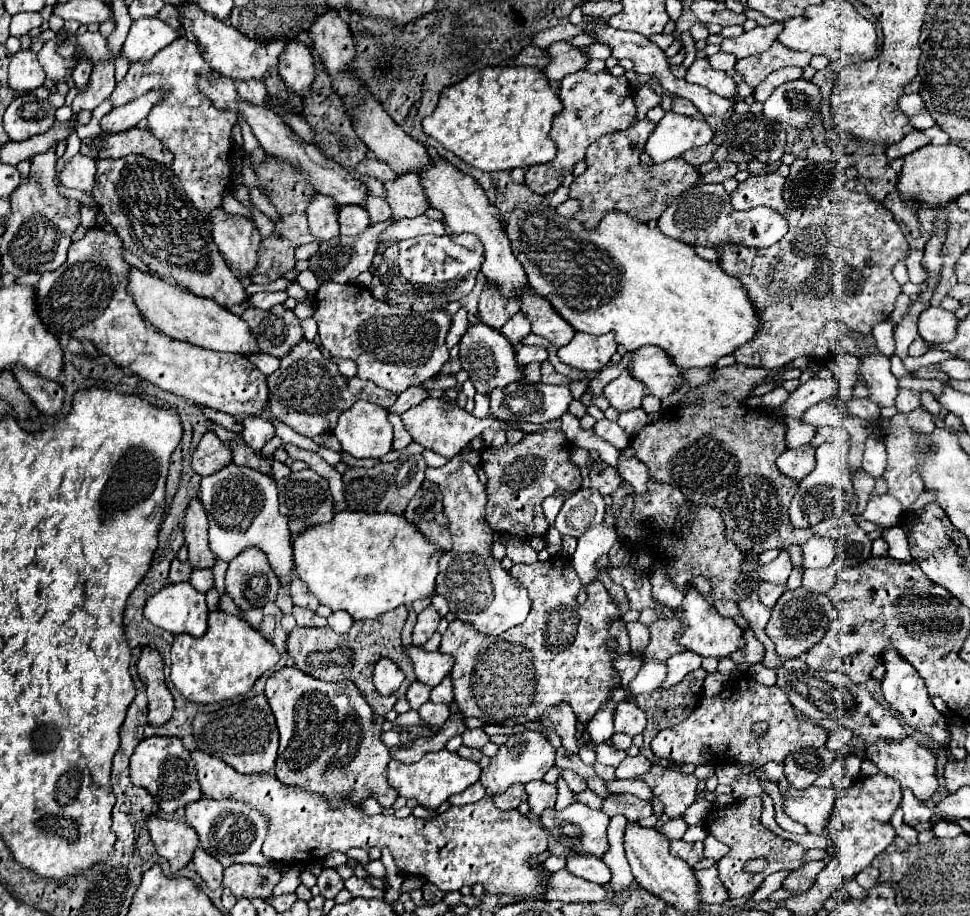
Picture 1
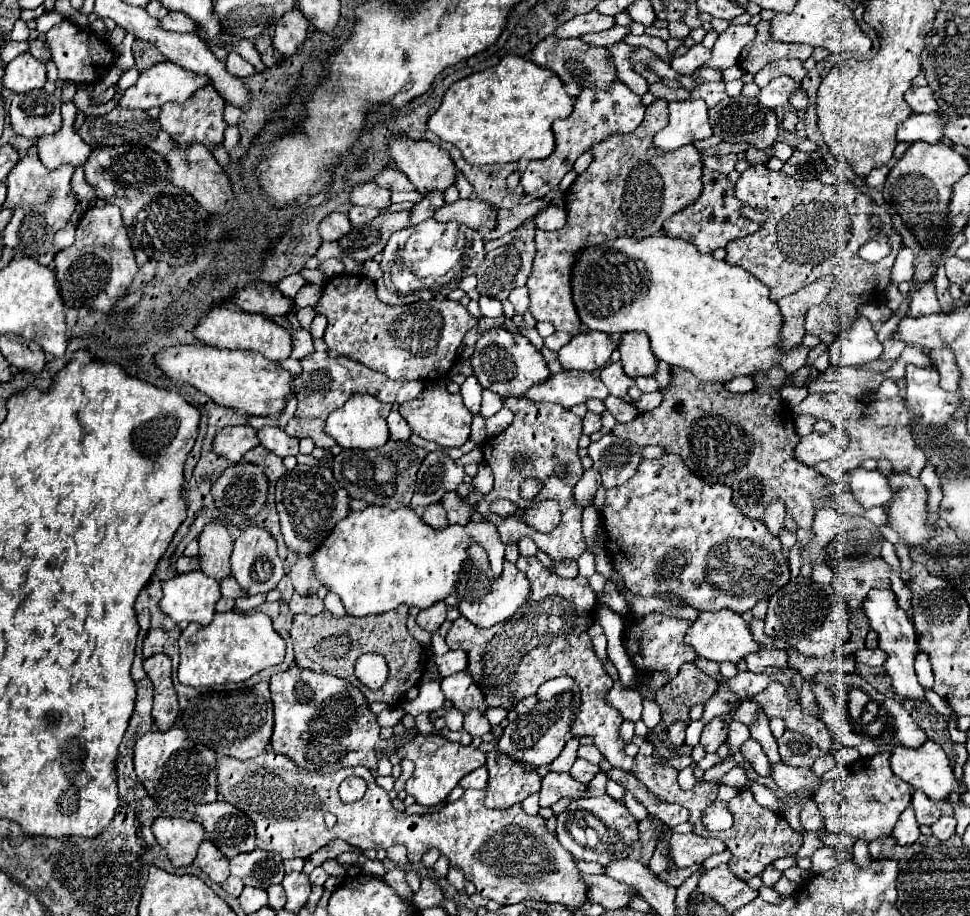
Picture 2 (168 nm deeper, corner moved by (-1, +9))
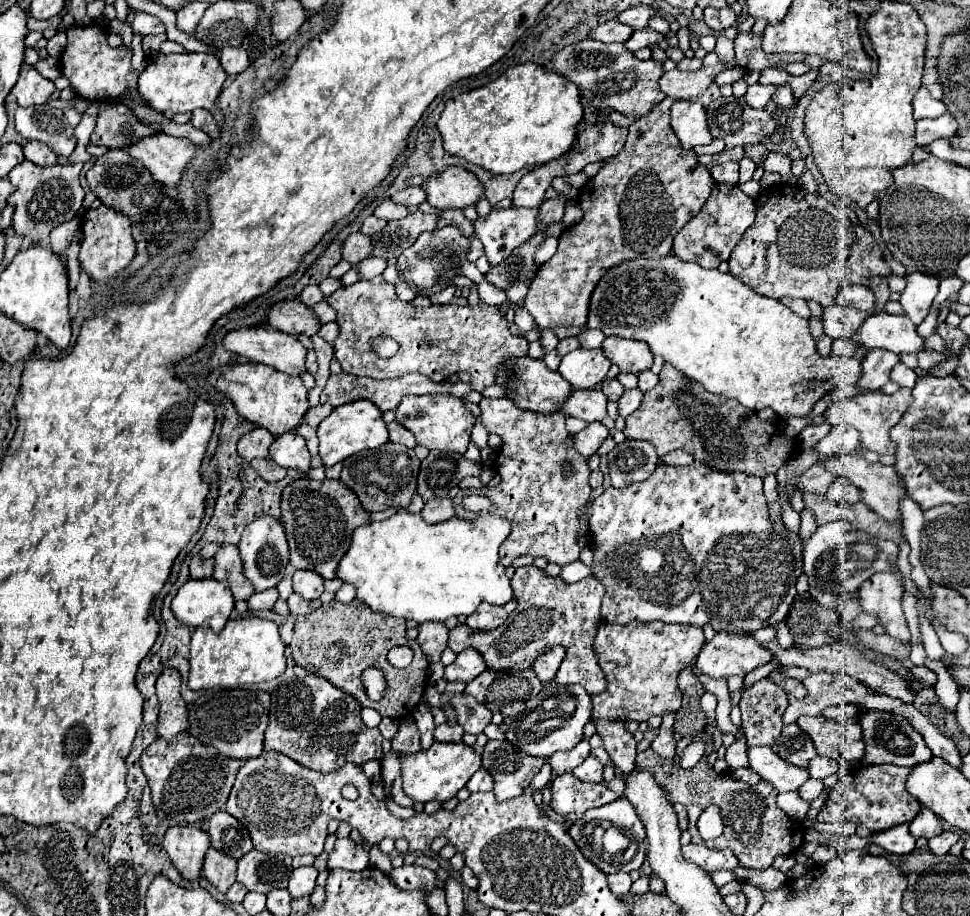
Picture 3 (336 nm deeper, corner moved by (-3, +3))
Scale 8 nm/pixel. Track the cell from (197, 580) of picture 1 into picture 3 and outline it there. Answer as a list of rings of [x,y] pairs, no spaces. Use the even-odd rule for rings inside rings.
[[[273,587],[273,589],[267,589],[267,591],[261,591],[261,593],[255,593],[255,595],[251,595],[251,597],[247,599],[247,603],[249,603],[249,611],[273,609],[277,597],[279,597],[279,593],[277,593],[275,587]]]

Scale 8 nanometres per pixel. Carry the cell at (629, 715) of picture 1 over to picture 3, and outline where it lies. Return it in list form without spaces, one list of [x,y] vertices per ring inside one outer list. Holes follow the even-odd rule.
[[[579,685],[547,687],[533,699],[525,701],[525,709],[519,717],[509,723],[505,737],[519,751],[535,757],[549,757],[555,751],[569,751],[583,739],[583,727],[591,721],[591,697]]]

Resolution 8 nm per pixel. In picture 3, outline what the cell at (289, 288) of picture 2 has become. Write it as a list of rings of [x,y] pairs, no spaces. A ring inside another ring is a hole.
[[[309,285],[303,289],[303,293],[299,295],[299,301],[303,301],[307,307],[313,307],[317,303],[321,303],[325,299],[325,295],[321,293],[321,289],[317,285]]]

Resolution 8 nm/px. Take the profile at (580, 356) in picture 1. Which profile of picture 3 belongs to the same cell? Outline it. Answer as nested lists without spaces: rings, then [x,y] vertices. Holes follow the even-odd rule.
[[[575,349],[561,359],[559,373],[573,385],[573,389],[591,389],[603,383],[611,363],[601,349]]]

